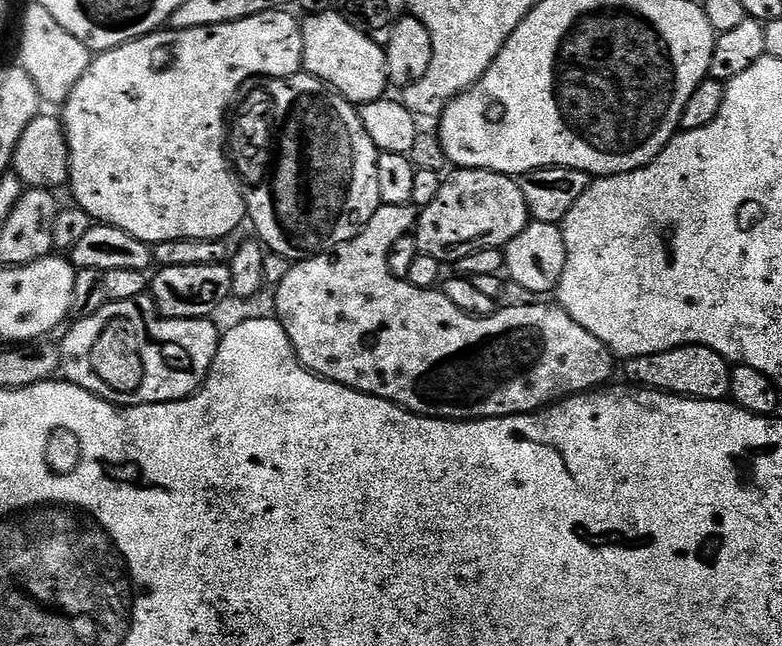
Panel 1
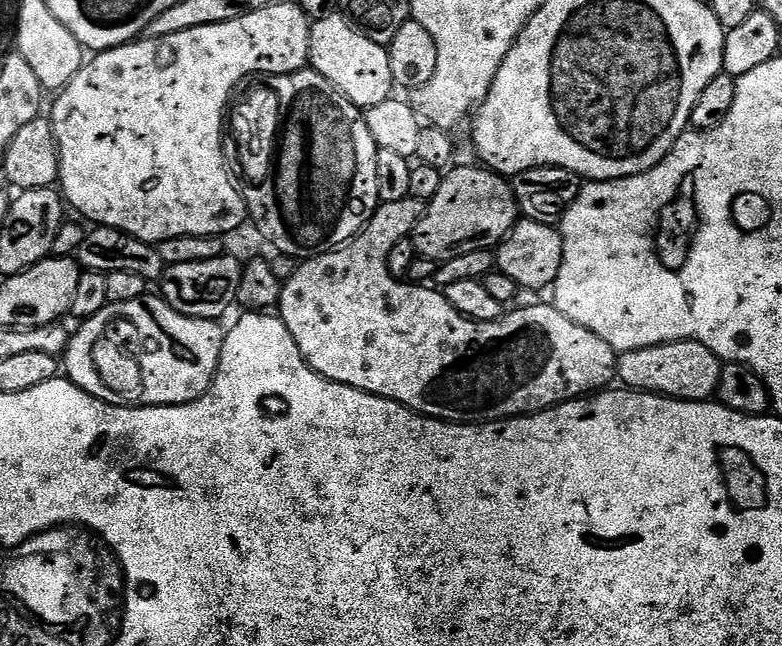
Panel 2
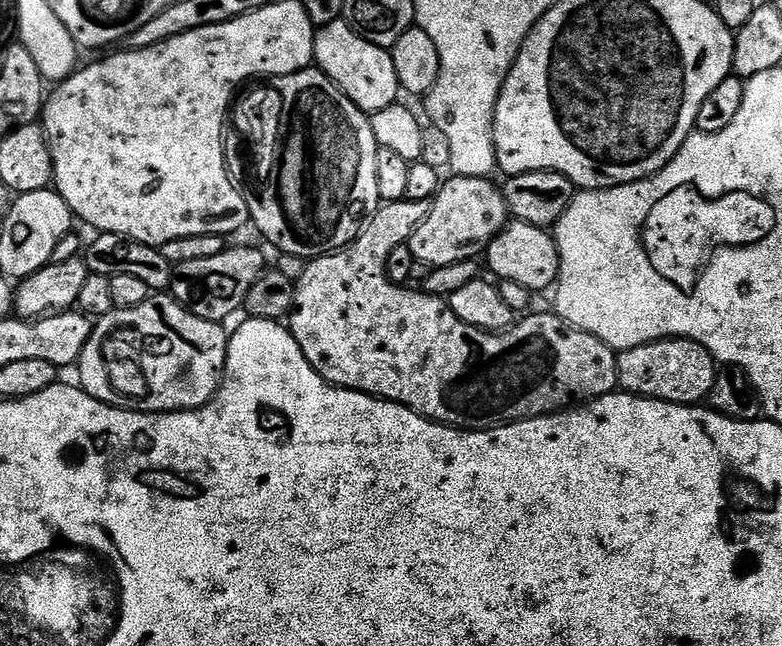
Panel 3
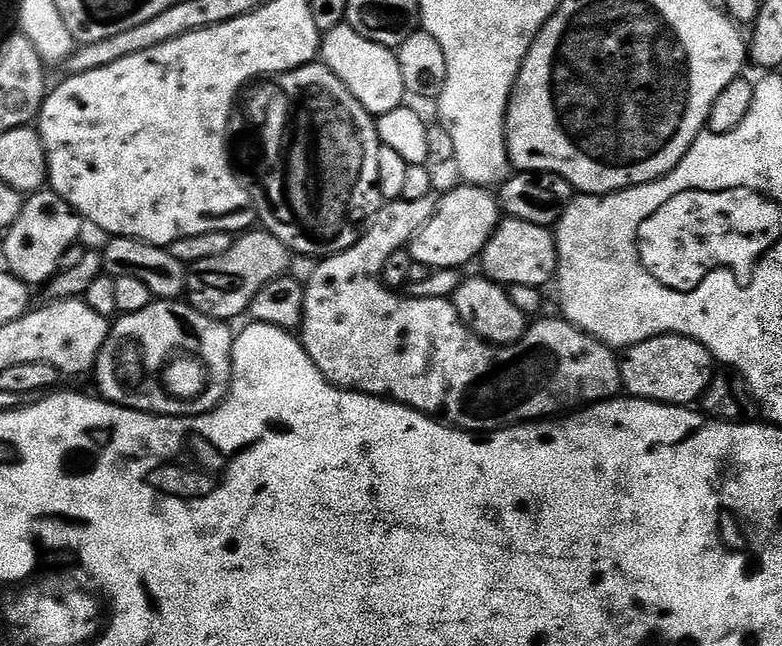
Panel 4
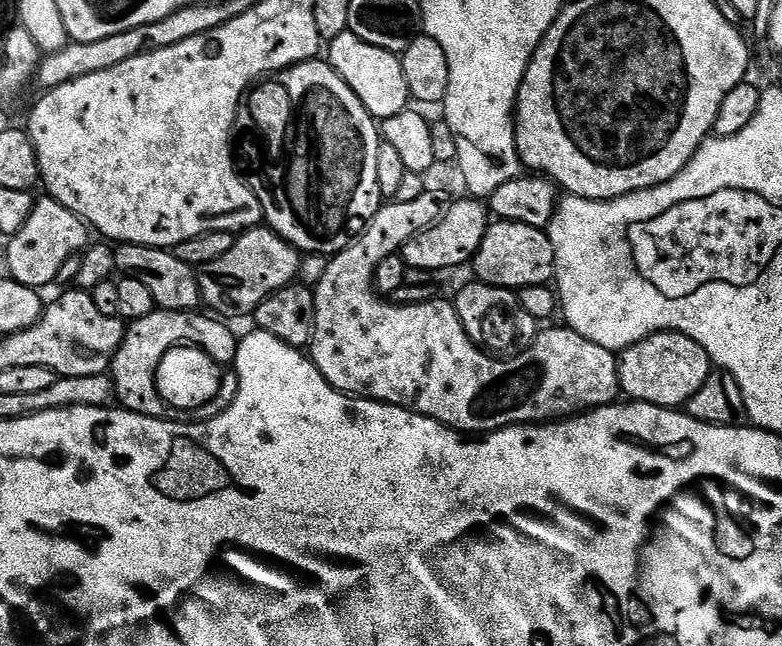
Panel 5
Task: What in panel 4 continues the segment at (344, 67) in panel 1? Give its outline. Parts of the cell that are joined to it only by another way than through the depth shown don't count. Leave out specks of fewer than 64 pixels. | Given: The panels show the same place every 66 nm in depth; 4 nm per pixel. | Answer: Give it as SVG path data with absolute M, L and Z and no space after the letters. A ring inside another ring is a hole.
M348 23L334 26L334 30L323 33L319 59L339 78L342 86L346 86L346 90L358 98L360 105L373 118L390 114L390 110L405 103L402 70L398 67L395 51L378 46L378 42L370 42L370 38L362 38L362 34L358 34L358 30L354 30Z

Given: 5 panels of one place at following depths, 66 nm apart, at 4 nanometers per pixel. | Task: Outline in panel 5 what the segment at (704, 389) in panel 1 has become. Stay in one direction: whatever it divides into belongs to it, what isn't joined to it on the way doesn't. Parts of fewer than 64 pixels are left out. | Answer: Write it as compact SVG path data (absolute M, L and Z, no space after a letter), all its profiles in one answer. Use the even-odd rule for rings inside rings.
M655 332L653 336L647 336L642 342L632 344L619 353L616 365L621 393L629 401L674 409L687 405L688 400L694 398L698 390L702 390L702 382L706 382L708 375L714 371L713 362L706 350L702 350L702 346L694 338L681 332Z

